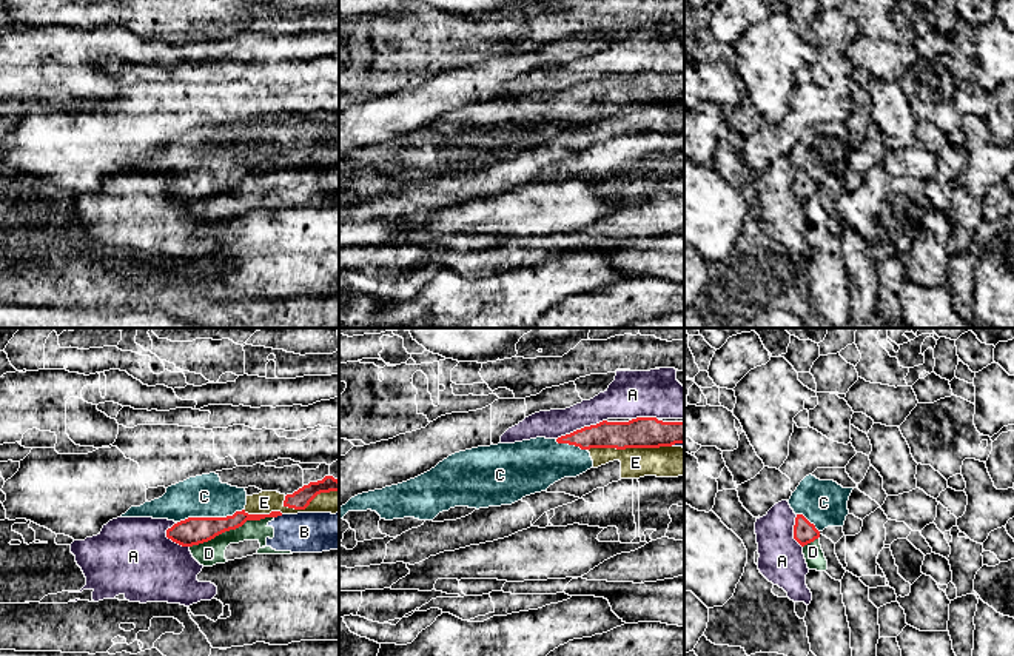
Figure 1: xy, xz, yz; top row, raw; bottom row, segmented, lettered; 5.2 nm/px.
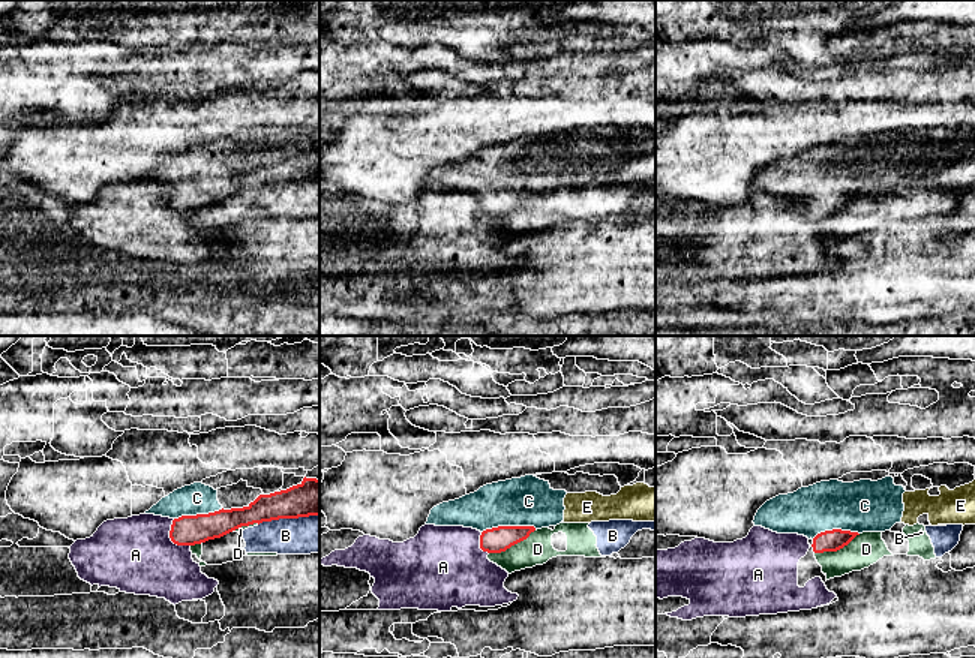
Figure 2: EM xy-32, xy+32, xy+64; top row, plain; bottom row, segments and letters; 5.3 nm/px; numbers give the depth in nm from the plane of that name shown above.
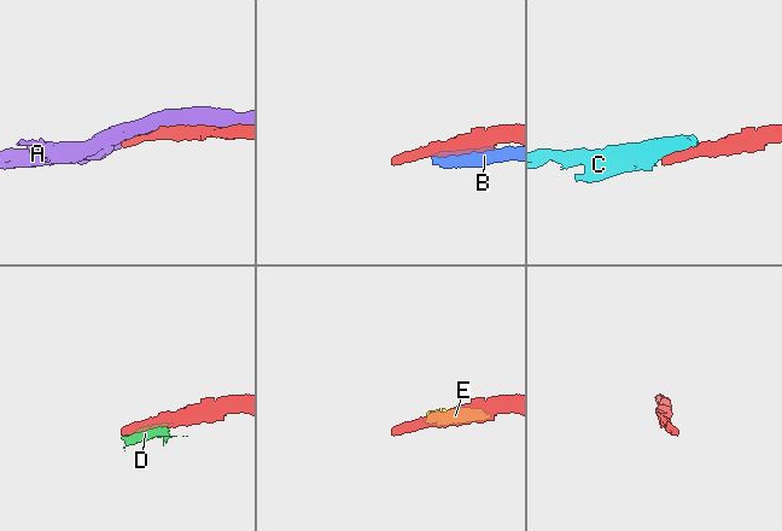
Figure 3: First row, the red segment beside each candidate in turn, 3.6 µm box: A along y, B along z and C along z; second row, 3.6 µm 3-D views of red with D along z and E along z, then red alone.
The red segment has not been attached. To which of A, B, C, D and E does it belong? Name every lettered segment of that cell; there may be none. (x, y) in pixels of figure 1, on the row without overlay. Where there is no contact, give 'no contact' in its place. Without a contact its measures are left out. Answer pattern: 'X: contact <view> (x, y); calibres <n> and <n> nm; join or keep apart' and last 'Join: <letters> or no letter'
A: contact xz (581, 83); calibres 140 and 180 nm; keep apart
B: contact xy (278, 170); calibres 80 and 200 nm; keep apart
C: contact xy (210, 173); calibres 140 and 220 nm; join
D: contact xy (231, 184); calibres 140 and 130 nm; keep apart
E: contact xz (629, 102); calibres 160 and 160 nm; keep apart
Join: C

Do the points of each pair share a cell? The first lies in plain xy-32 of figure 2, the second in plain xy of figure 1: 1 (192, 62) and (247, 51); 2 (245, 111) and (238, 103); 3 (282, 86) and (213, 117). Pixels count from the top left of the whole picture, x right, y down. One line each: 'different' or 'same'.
1: same
2: same
3: different

